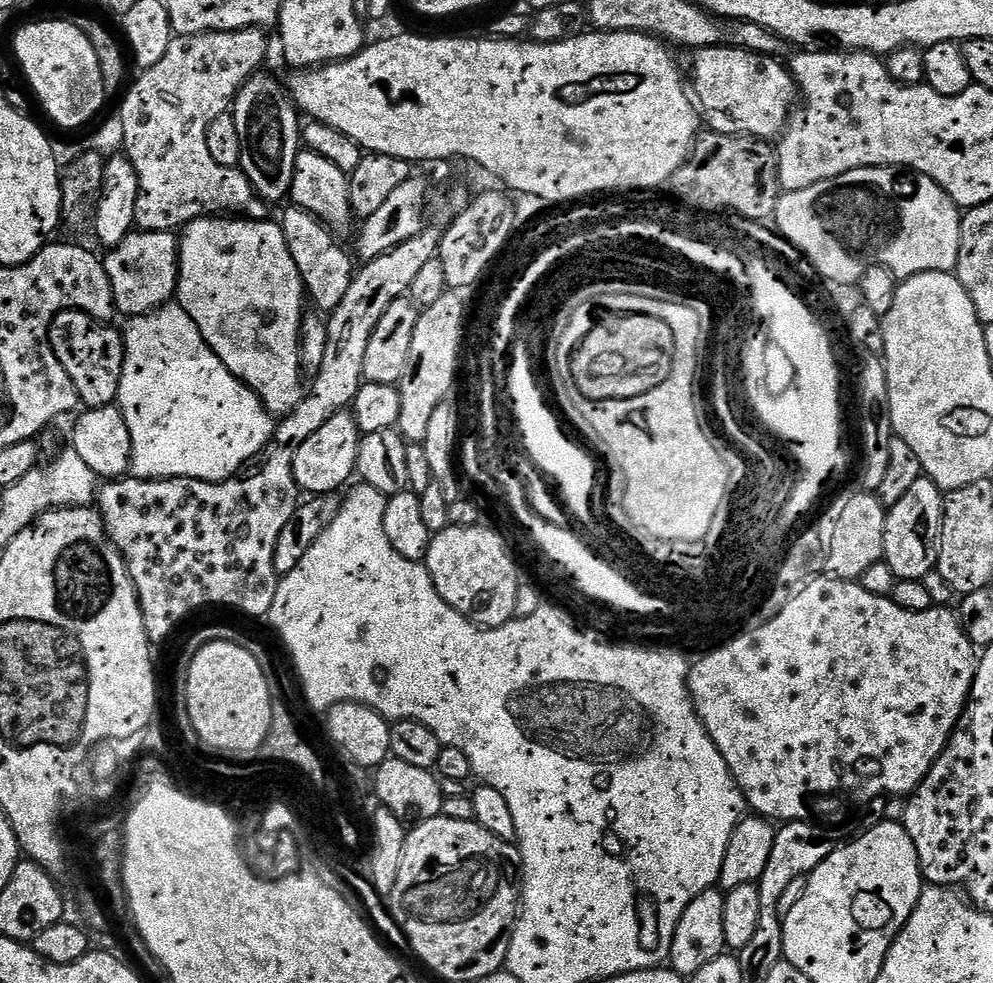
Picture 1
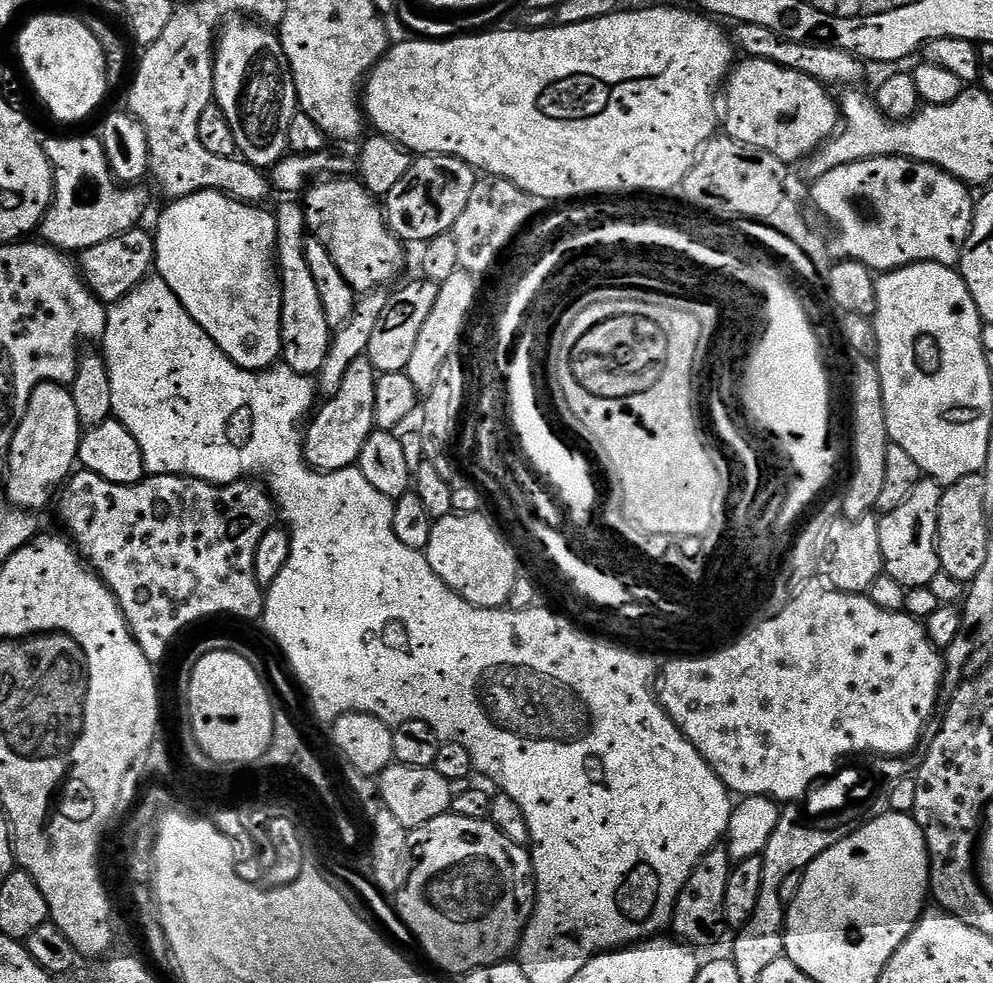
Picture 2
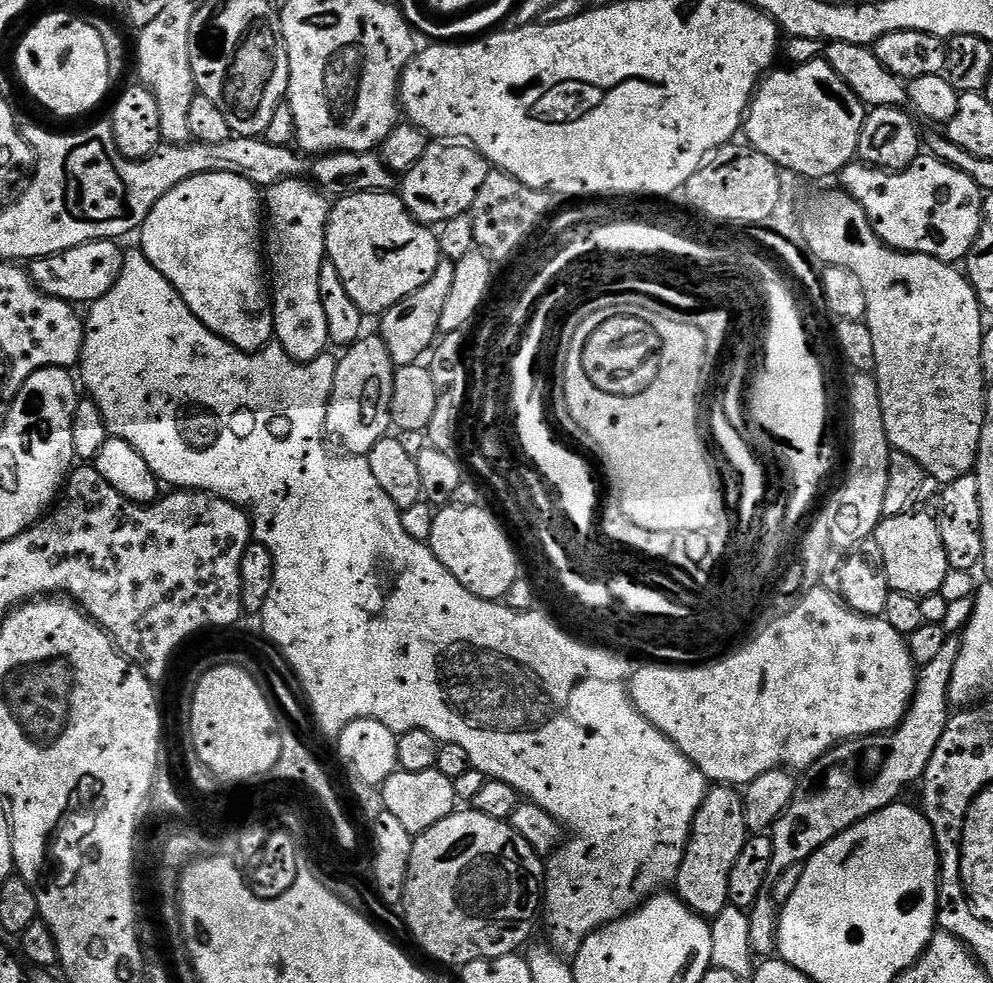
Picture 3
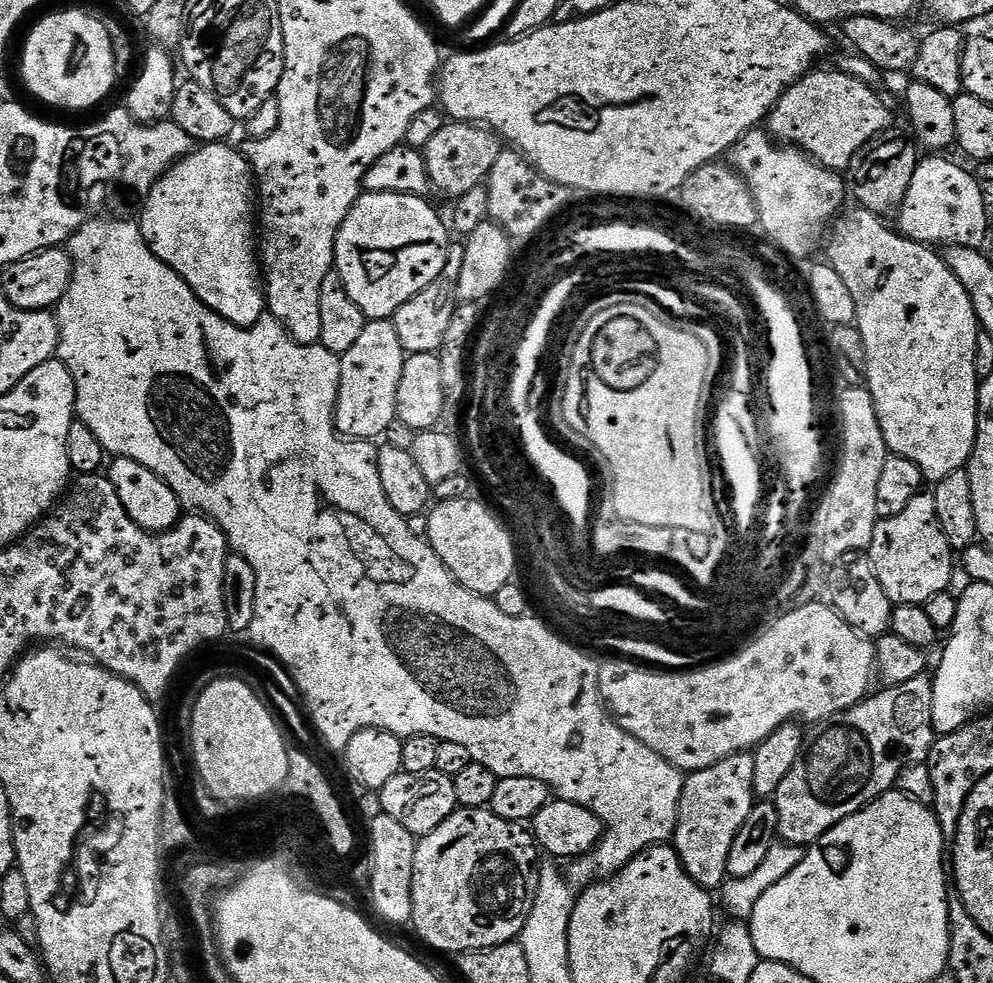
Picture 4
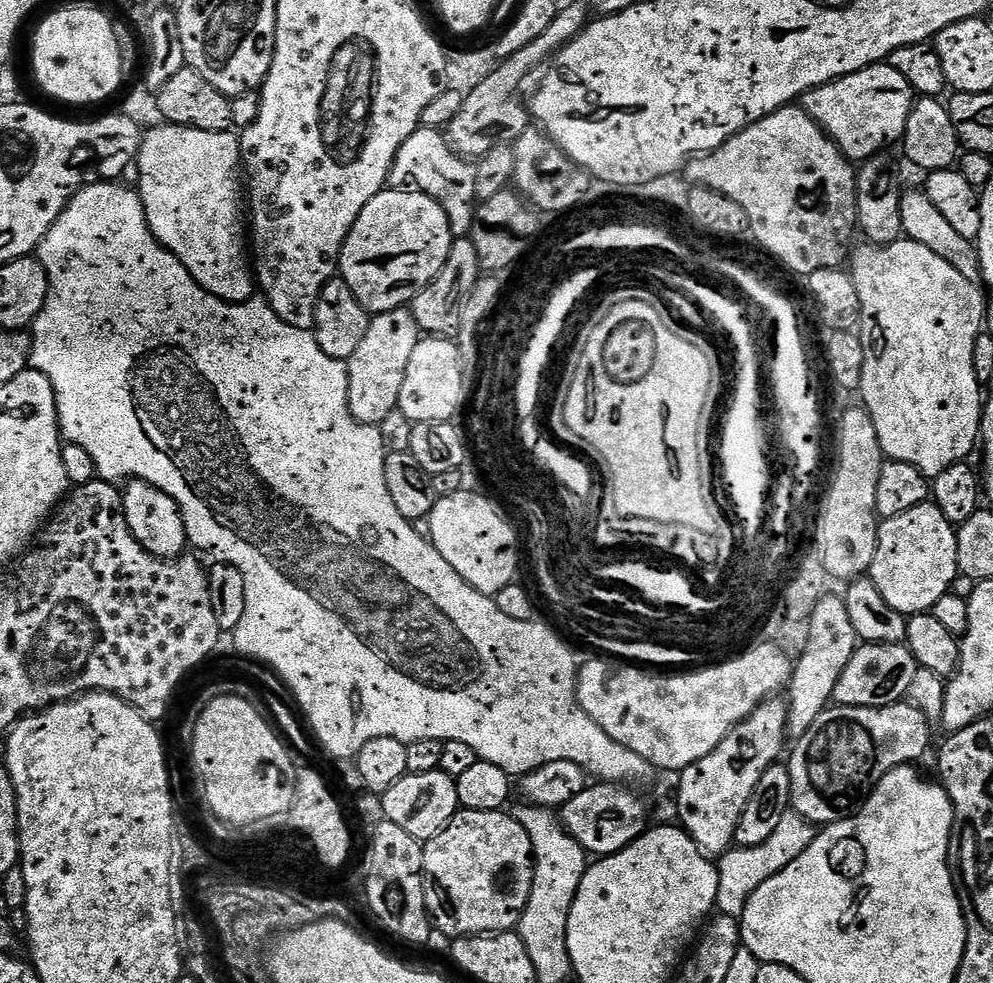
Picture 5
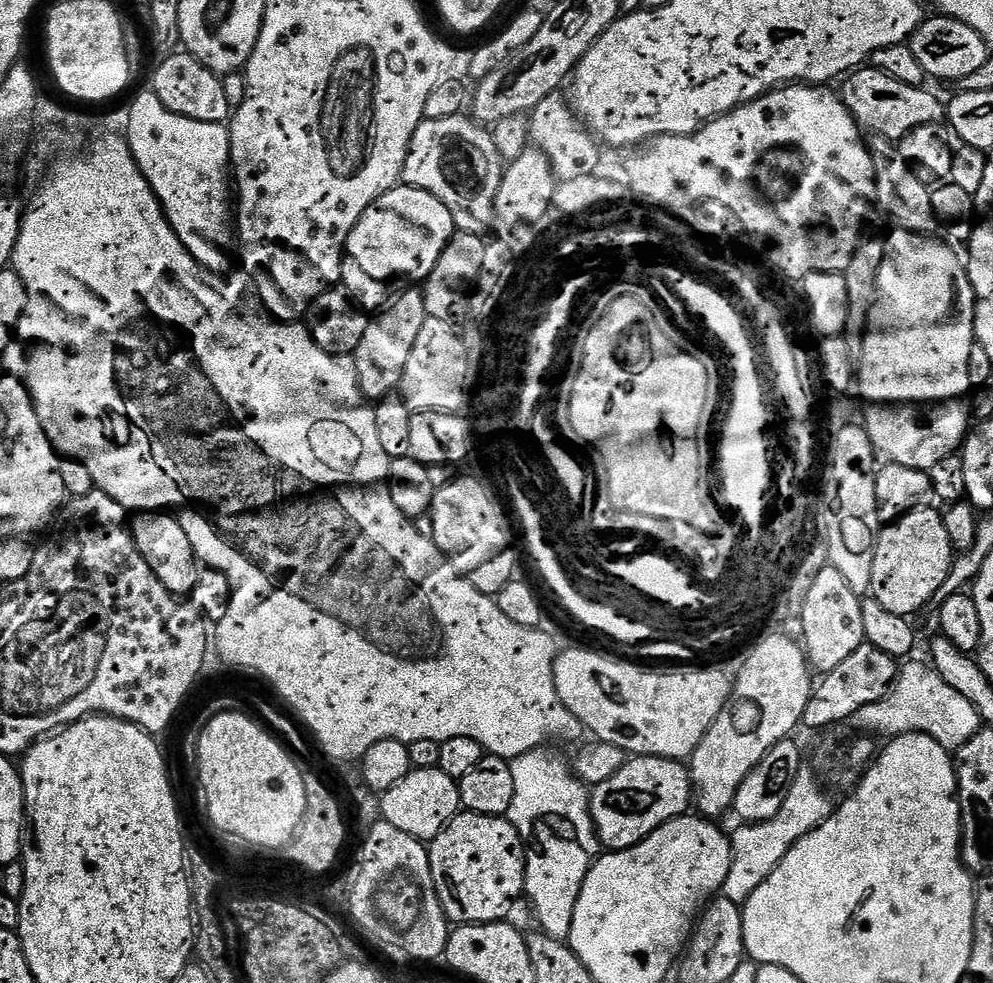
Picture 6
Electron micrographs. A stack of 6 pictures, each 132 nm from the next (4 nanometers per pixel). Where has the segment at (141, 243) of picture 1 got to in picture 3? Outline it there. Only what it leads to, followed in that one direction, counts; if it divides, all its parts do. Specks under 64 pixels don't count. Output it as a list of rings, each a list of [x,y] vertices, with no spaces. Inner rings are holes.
[[[95,240],[94,242],[86,242],[82,246],[74,246],[65,252],[58,254],[50,254],[43,256],[37,260],[31,261],[30,275],[32,281],[36,284],[40,291],[53,296],[59,300],[66,300],[73,306],[91,306],[98,298],[102,298],[114,286],[114,282],[118,282],[118,278],[122,274],[122,266],[124,265],[125,249],[120,249],[121,245],[115,240]]]

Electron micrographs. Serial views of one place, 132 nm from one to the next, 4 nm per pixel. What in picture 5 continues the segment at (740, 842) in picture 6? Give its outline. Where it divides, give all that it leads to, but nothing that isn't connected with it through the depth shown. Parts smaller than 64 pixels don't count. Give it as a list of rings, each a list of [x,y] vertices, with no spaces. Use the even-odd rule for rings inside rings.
[[[790,810],[782,818],[782,823],[774,829],[774,834],[766,838],[766,842],[758,842],[758,846],[742,848],[733,846],[718,860],[718,898],[716,908],[721,916],[741,917],[746,910],[749,898],[762,886],[762,882],[770,882],[778,870],[786,870],[798,854],[803,854],[814,842],[818,828],[806,818],[802,818],[795,810]]]

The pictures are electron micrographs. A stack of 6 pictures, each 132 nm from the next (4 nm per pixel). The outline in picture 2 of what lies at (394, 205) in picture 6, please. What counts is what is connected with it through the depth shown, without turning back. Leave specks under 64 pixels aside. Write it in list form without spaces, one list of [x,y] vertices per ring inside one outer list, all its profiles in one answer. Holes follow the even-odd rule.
[[[324,178],[303,193],[302,207],[307,231],[334,258],[342,278],[358,294],[383,289],[404,268],[405,245],[388,229],[385,209],[356,178]]]

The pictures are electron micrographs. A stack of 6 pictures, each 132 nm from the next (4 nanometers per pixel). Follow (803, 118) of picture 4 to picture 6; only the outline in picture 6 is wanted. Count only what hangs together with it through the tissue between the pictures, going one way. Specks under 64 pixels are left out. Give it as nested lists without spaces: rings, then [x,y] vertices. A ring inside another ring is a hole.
[[[861,66],[851,76],[852,80],[843,81],[842,99],[865,133],[899,142],[903,136],[910,134],[910,130],[918,130],[918,126],[940,124],[945,119],[945,101],[928,92],[927,87],[906,86],[906,82],[898,82],[898,78],[890,78],[890,74],[882,74],[882,70],[871,66]]]

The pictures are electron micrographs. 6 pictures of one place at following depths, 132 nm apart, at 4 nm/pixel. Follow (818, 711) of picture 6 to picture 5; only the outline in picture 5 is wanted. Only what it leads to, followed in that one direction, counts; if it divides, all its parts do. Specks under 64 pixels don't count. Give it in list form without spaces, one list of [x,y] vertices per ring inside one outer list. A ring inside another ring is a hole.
[[[861,643],[850,662],[846,662],[846,670],[842,670],[838,686],[834,686],[833,701],[842,708],[881,708],[901,703],[911,693],[914,674],[918,674],[920,668],[907,643]]]

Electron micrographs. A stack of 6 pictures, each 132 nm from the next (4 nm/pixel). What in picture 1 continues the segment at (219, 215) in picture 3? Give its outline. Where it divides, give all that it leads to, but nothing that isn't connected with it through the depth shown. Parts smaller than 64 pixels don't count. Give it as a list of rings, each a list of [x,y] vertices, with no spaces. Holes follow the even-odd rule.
[[[203,216],[201,220],[195,220],[187,224],[178,240],[178,247],[180,249],[180,278],[176,283],[175,299],[178,301],[180,307],[186,310],[186,314],[190,314],[190,318],[194,318],[198,330],[202,330],[202,338],[210,346],[210,350],[214,350],[214,354],[218,354],[218,358],[222,363],[239,380],[244,381],[256,393],[256,396],[262,401],[264,409],[267,412],[271,412],[273,417],[283,418],[288,413],[293,412],[306,395],[306,384],[300,381],[300,376],[302,377],[302,369],[300,367],[302,325],[306,319],[306,311],[304,312],[306,293],[304,291],[304,283],[302,282],[302,274],[298,274],[298,266],[294,266],[294,258],[286,246],[283,227],[279,223],[272,223],[273,221],[271,219],[249,220],[247,218]]]

